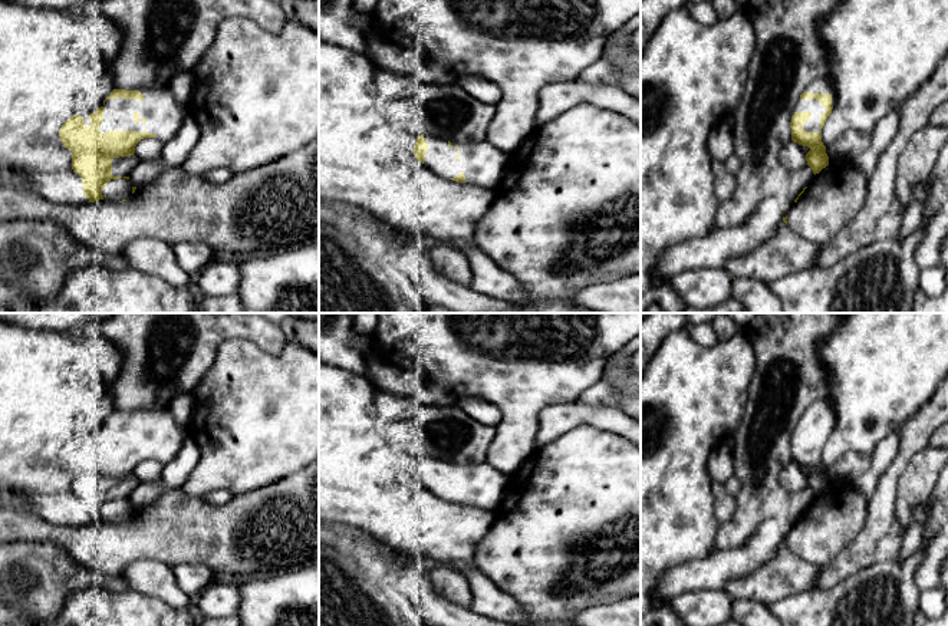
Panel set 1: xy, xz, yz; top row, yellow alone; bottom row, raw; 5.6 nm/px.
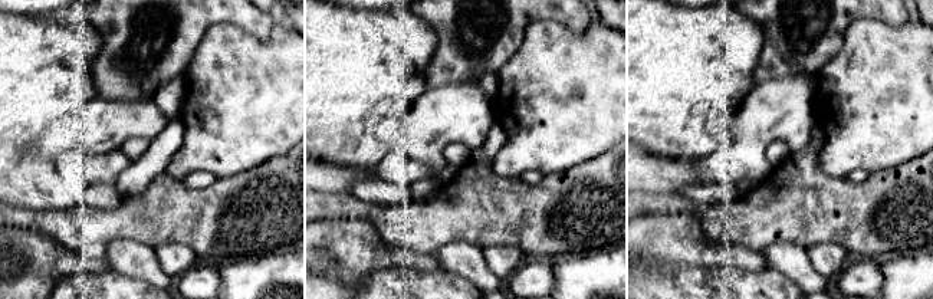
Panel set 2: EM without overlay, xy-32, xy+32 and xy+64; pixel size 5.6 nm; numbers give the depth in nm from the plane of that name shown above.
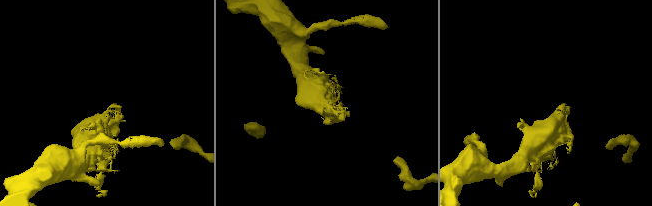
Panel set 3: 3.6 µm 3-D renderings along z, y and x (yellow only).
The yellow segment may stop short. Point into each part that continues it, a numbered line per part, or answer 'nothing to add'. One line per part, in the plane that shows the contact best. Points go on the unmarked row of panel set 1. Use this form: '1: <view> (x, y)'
1: xy (164, 438)

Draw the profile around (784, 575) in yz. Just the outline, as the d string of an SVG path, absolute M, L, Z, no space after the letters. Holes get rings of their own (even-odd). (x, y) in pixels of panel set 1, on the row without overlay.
M781 543L777 554L761 563L751 574L735 577L724 590L733 599L750 599L766 606L816 586L820 567L793 554Z

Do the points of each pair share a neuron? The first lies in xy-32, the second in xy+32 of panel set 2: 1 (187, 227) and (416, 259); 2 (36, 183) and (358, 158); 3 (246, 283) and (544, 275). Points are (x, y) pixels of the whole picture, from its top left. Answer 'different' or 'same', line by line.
1: different
2: same
3: different

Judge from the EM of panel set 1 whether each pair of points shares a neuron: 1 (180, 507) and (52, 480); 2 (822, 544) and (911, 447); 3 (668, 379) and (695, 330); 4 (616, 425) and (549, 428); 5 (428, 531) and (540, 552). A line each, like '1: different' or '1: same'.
1: different
2: different
3: different
4: same
5: different

